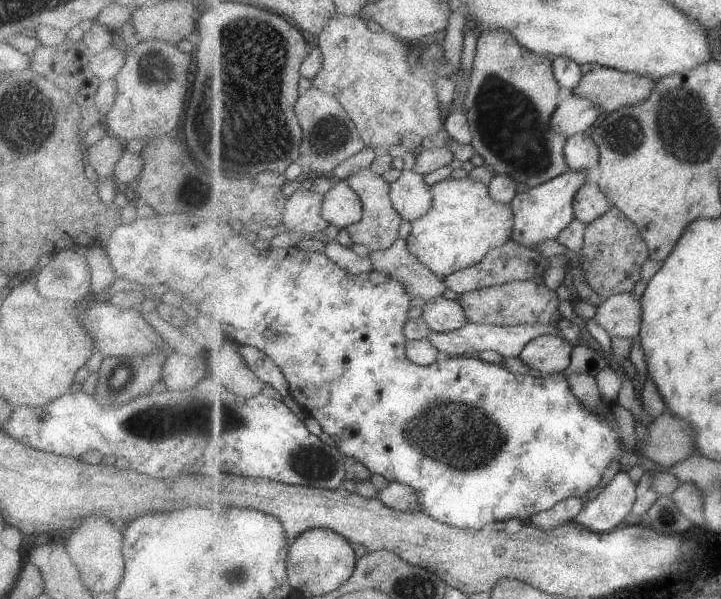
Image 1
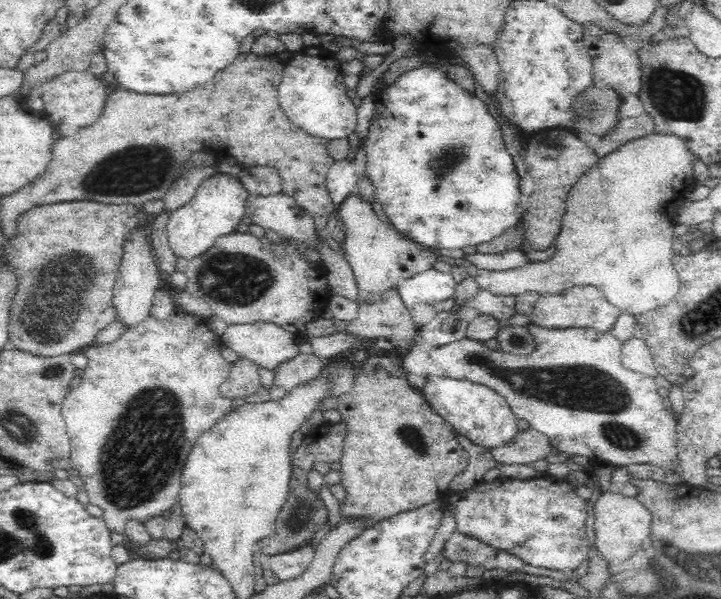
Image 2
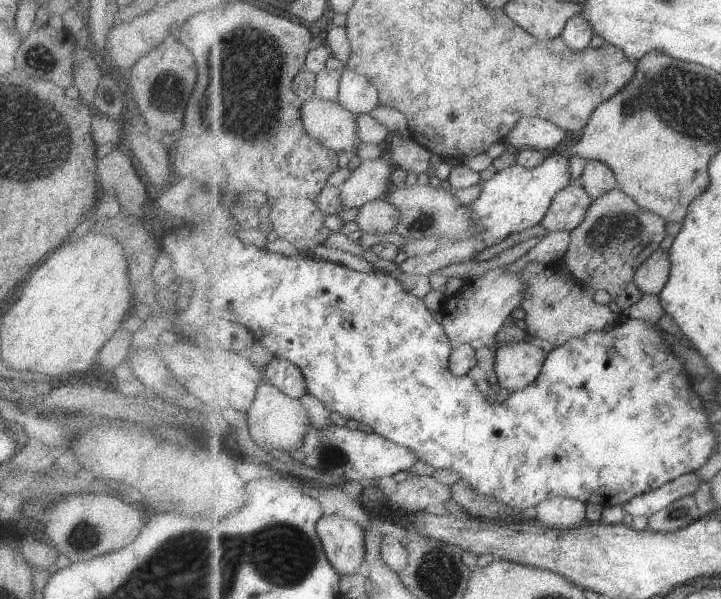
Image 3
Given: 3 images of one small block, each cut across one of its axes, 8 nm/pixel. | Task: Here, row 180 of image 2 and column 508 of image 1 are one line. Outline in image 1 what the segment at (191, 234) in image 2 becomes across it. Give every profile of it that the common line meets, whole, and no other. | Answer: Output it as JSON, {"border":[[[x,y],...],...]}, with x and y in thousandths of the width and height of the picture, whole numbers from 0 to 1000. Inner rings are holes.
{"border":[[[623,295],[596,311],[602,339],[598,351],[570,372],[571,384],[564,397],[567,417],[584,432],[606,461],[619,466],[635,451],[666,439],[681,417],[698,411],[713,391],[713,351],[707,339],[688,336],[677,309],[653,295],[630,299]]]}

